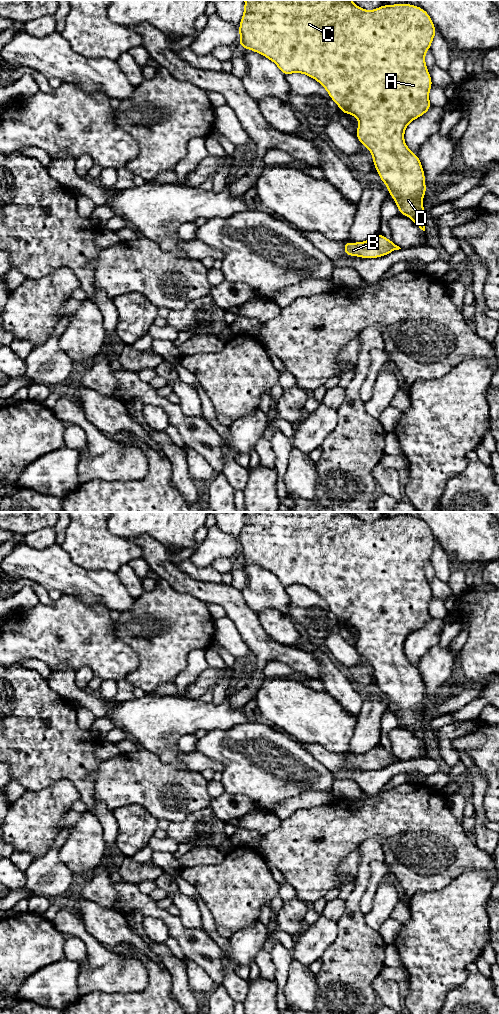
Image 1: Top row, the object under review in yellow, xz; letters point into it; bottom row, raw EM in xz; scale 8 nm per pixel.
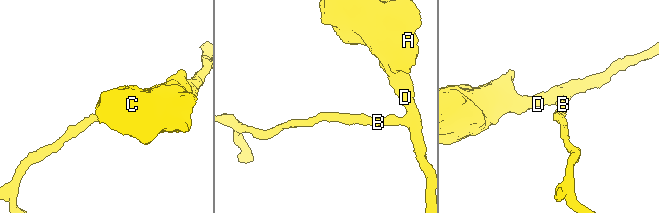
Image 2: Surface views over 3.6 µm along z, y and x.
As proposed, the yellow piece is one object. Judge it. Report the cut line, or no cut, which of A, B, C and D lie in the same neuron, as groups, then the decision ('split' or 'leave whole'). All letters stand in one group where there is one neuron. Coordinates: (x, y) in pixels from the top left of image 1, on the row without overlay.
no cut; A B C D; leave whole

